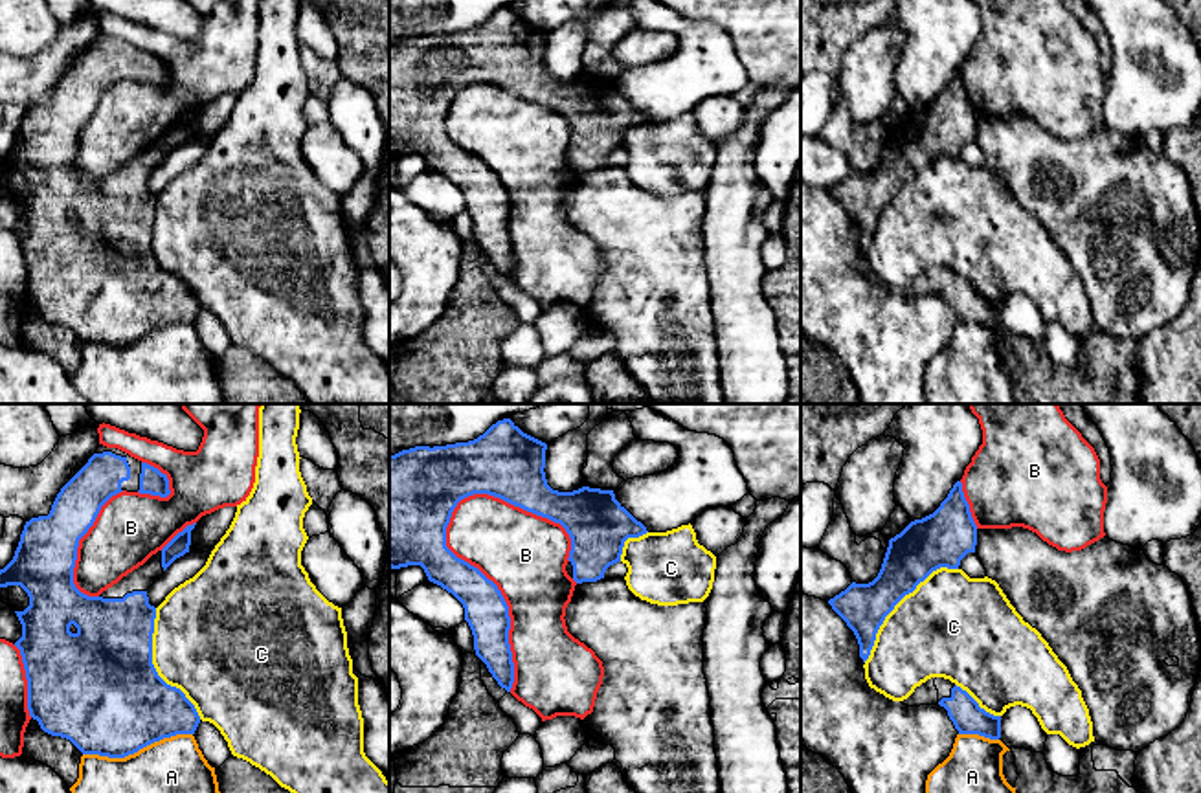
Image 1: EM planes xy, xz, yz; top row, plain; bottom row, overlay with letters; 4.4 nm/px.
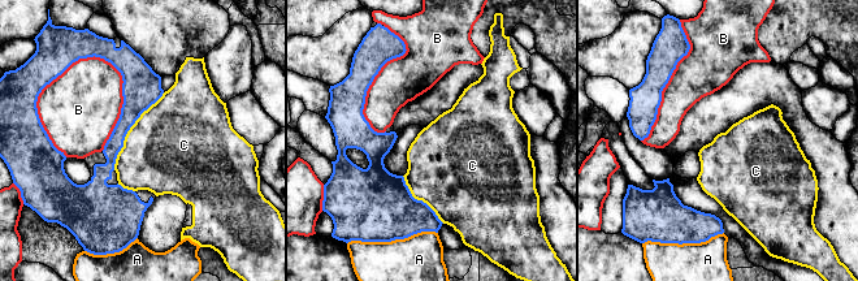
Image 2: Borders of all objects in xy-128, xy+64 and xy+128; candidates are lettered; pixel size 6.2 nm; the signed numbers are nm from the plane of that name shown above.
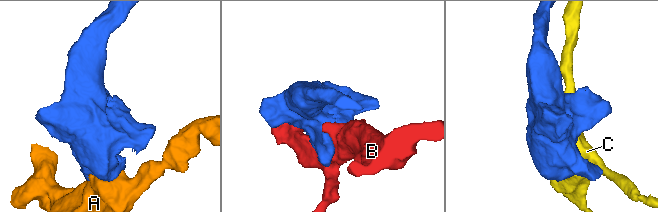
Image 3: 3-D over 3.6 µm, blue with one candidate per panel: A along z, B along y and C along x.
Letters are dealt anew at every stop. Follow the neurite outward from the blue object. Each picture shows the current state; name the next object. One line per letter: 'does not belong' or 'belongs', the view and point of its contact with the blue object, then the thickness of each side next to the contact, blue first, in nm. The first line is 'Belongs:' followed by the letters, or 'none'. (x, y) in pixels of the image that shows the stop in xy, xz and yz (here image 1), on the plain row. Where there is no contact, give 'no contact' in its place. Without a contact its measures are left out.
Belongs: none
A: does not belong; contact xy (136, 340); calibres 480 and 500 nm
B: does not belong; contact xz (494, 173); calibres 190 and 360 nm
C: does not belong; contact yz (898, 189); calibres 220 and 440 nm

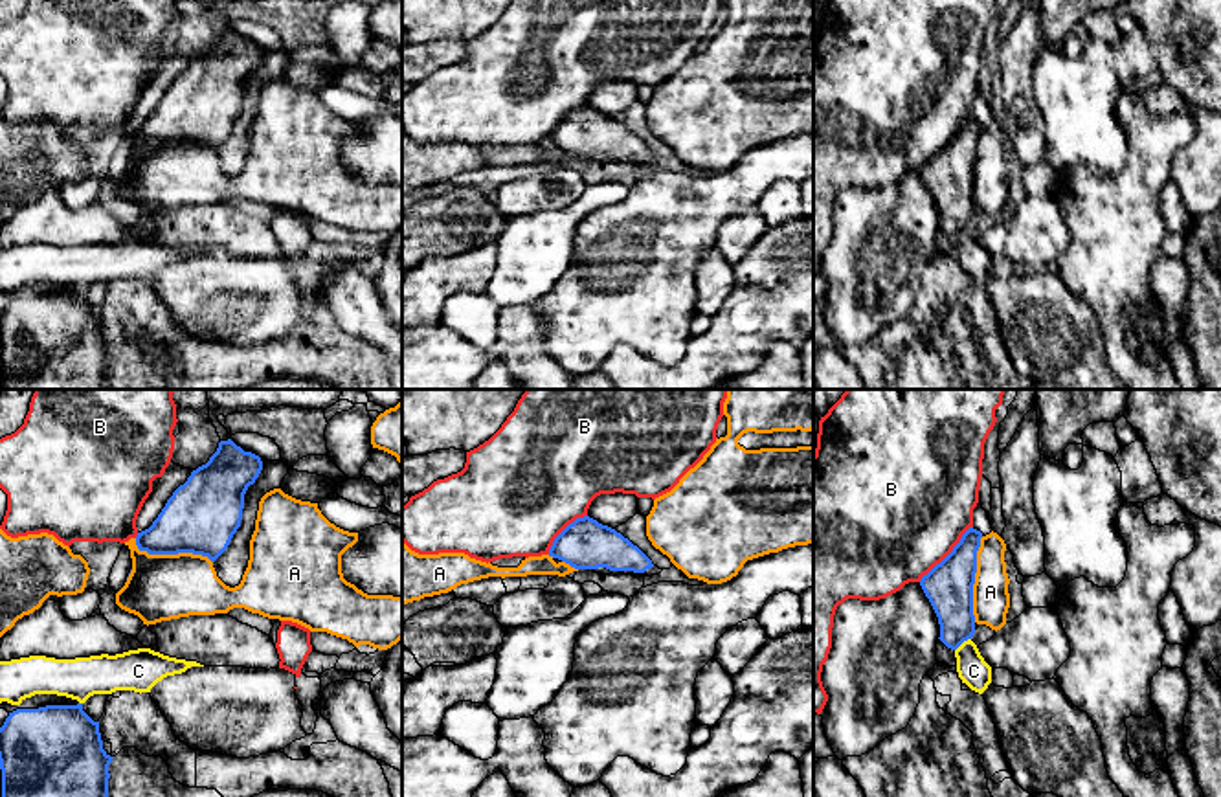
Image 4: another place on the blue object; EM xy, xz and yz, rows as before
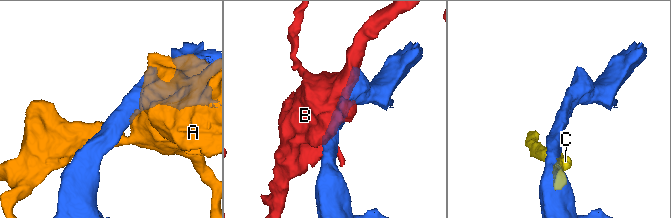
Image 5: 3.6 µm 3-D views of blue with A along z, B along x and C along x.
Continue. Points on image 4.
Belongs: none
A: does not belong; contact yz (974, 168); calibres 200 and 160 nm
B: does not belong; contact yz (948, 144); calibres 200 and 500 nm
C: does not belong; contact yz (963, 230); calibres 200 and 140 nm

